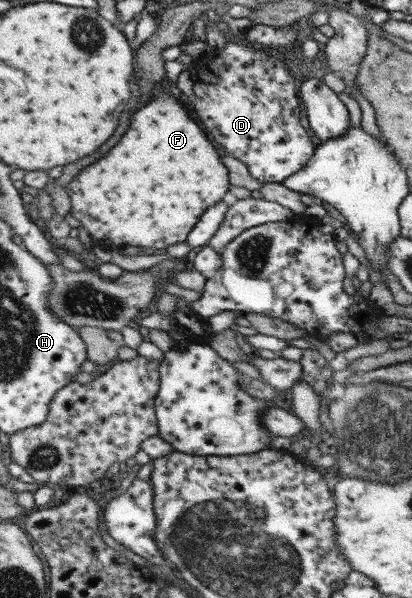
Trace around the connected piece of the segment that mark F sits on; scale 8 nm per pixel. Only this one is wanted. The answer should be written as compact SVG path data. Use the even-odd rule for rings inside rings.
M161 87L158 89L159 93L131 115L129 129L119 143L101 157L103 161L83 167L63 188L70 201L69 214L81 223L96 245L111 248L137 245L155 251L185 242L201 213L221 201L230 186L228 171L219 161L219 153L205 137L203 129L189 117L181 102L172 94L163 92Z

